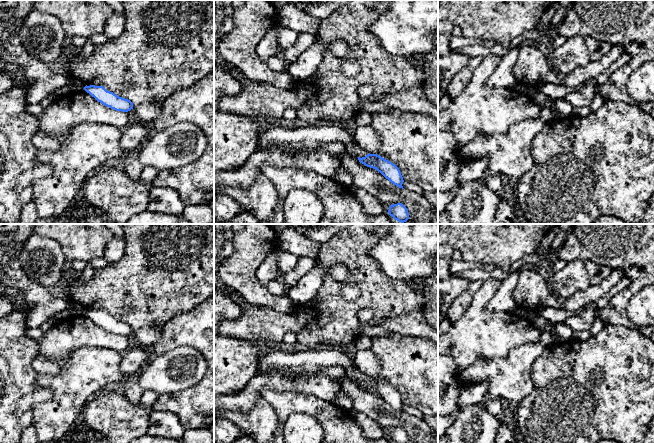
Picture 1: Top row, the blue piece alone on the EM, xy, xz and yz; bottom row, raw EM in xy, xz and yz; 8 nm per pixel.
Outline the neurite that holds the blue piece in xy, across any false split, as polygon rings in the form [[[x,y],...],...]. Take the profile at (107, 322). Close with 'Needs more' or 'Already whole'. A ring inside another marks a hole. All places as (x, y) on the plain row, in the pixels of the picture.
[[[86,309],[84,314],[98,326],[116,335],[128,336],[133,333],[133,327],[130,324],[107,315],[103,310]]]. Already whole

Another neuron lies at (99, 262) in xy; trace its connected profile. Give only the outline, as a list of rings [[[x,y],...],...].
[[[98,257],[98,258],[94,259],[90,264],[95,270],[95,269],[98,269],[98,268],[105,267],[109,263],[104,257]]]

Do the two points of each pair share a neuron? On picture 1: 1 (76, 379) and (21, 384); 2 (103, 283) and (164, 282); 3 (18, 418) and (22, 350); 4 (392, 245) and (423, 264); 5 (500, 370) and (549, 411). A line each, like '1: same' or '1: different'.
1: different
2: same
3: same
4: same
5: different

